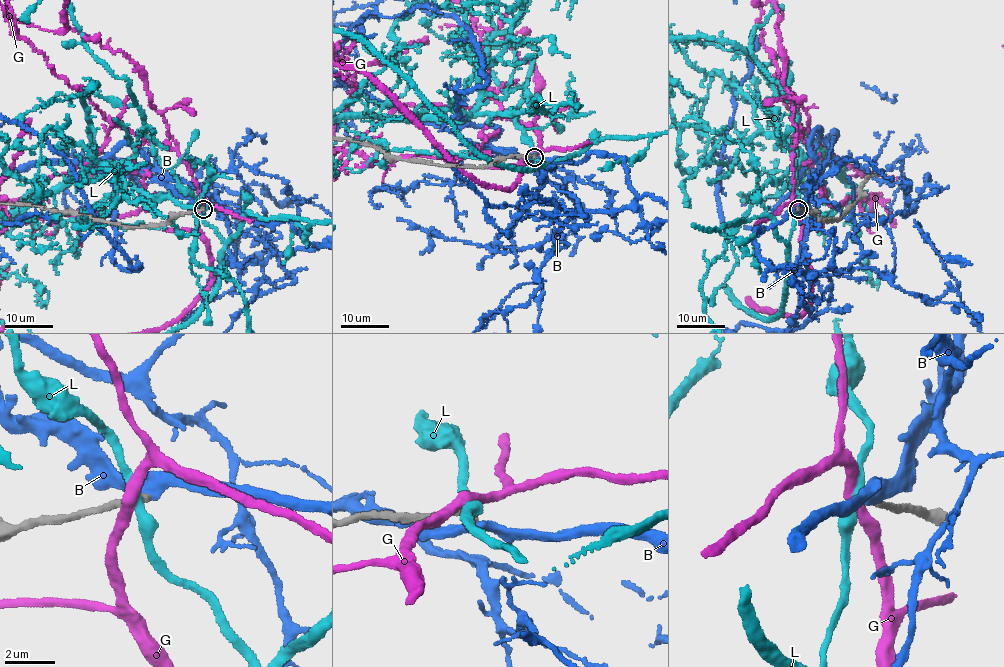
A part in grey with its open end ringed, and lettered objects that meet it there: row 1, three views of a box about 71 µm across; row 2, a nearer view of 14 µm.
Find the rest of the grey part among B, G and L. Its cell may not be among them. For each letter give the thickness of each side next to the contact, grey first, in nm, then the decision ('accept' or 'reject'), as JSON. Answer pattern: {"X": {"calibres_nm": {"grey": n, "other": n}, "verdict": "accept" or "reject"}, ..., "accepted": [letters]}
{"B": {"calibres_nm": {"grey": 300, "other": 460}, "verdict": "reject"}, "G": {"calibres_nm": {"grey": 380, "other": 440}, "verdict": "reject"}, "L": {"calibres_nm": {"grey": 320, "other": 340}, "verdict": "reject"}, "accepted": []}

